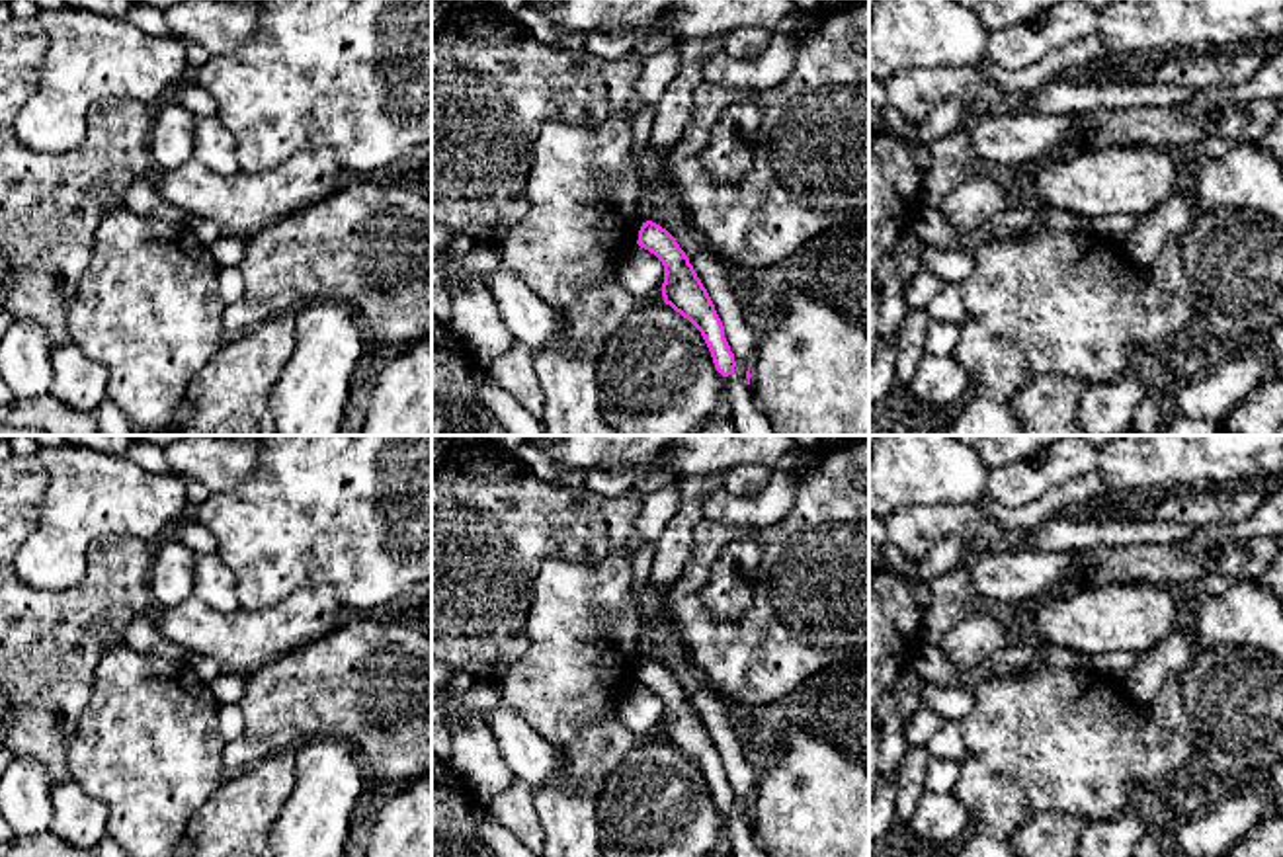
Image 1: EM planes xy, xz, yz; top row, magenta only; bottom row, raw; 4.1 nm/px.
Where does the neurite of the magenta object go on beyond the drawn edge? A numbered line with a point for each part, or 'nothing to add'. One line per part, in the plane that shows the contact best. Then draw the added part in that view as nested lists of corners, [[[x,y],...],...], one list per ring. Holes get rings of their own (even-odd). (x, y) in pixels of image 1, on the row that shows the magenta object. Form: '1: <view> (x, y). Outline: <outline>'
nothing to add

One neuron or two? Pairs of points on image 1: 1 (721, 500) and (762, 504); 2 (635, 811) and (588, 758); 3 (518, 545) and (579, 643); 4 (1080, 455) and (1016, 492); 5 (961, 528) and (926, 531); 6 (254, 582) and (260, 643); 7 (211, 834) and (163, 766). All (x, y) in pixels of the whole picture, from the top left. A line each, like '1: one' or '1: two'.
1: one
2: two
3: two
4: one
5: one
6: two
7: two

